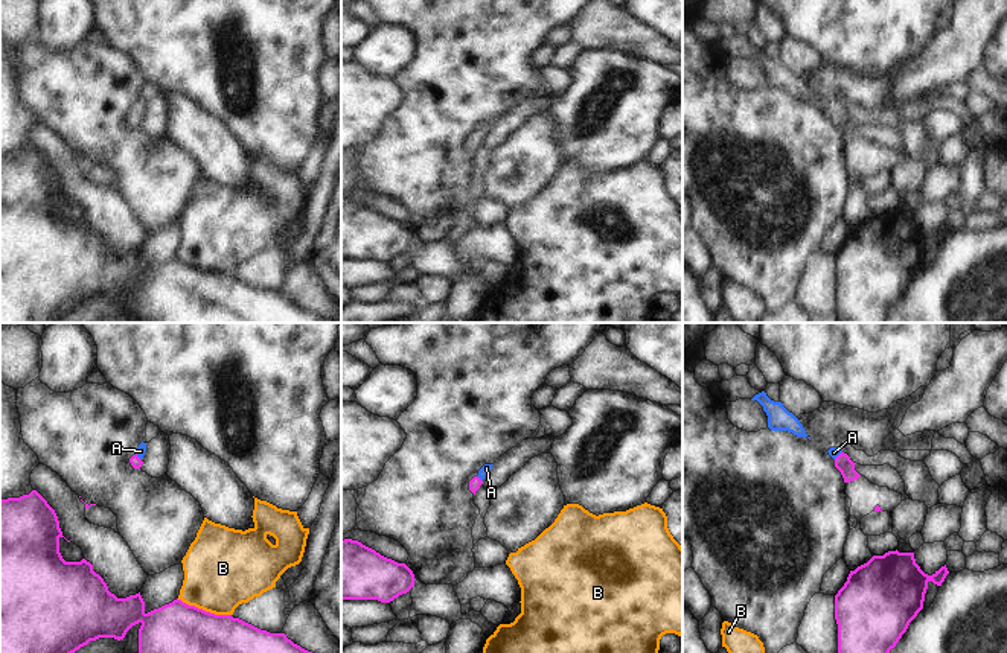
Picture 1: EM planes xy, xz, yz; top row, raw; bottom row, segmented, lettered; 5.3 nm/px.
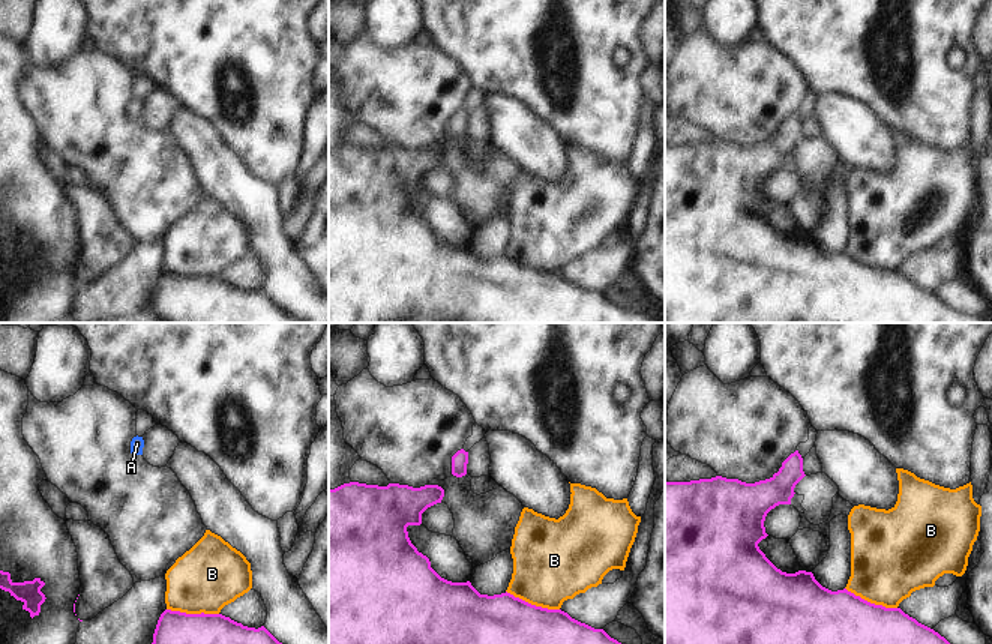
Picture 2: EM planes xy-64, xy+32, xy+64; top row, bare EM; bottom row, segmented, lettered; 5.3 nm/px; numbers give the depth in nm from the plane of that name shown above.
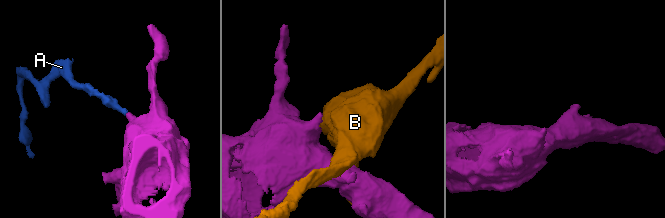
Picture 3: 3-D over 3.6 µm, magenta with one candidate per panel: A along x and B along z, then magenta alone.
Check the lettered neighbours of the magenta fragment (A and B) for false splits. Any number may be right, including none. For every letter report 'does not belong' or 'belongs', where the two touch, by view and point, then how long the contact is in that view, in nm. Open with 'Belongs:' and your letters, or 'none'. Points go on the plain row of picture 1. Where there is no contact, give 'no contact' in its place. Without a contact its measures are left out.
Belongs: A
A: belongs | yz (838, 114) | 60 nm
B: does not belong | xy (204, 270) | 300 nm

